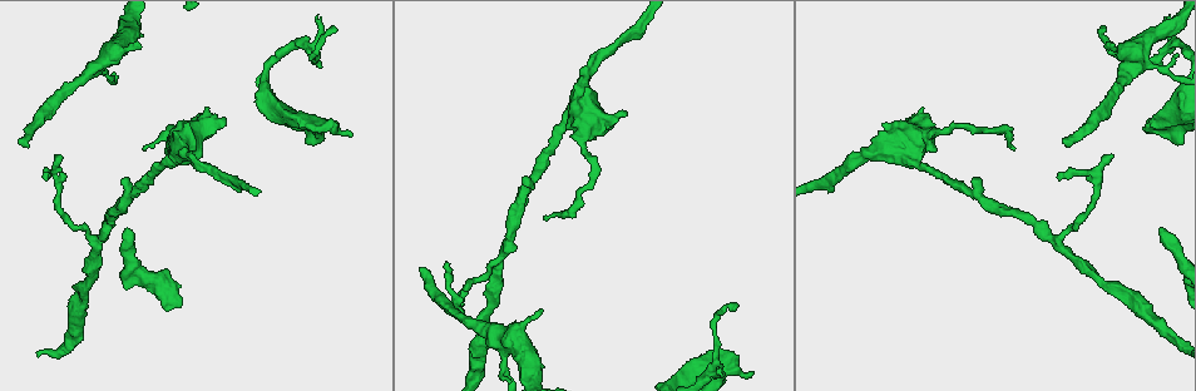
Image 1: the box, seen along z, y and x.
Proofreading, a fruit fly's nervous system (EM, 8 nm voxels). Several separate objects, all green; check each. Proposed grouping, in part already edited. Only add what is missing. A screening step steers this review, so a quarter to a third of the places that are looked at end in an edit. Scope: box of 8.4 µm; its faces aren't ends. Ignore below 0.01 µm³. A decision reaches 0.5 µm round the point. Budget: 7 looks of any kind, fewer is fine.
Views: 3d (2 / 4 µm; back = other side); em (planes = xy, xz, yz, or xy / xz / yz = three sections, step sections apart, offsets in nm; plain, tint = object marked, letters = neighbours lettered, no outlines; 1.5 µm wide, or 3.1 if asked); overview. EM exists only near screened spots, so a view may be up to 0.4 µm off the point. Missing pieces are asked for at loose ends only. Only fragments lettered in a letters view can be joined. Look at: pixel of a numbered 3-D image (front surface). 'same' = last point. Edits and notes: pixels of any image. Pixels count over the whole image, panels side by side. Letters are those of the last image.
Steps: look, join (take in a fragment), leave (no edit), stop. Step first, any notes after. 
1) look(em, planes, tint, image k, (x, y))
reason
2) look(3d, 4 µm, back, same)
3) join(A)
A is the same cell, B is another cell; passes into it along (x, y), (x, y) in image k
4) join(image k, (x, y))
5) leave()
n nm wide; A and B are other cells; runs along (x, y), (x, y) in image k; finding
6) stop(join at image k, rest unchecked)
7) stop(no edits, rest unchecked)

look(em, planes, tint, image 1, (350, 136))
stops while still wide

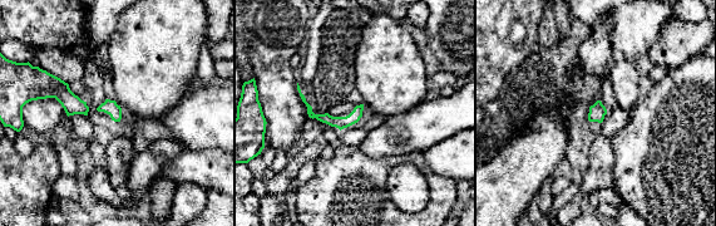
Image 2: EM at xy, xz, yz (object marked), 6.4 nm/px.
look(em, planes, letters, same)
what lies round it

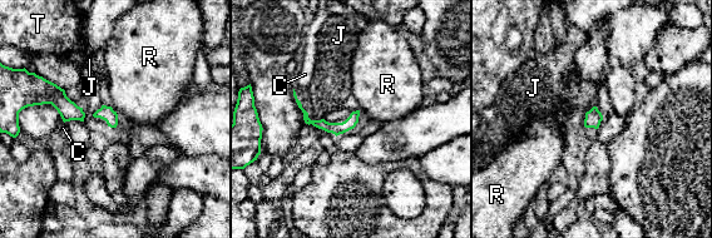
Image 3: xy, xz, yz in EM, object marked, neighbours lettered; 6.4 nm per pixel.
leave()
C touches over 180 nm; C, J, R and T are other cells; no lettered fragment goes on from it

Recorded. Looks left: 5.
look(3d, 2 µm, back, image 1, (1105, 46))

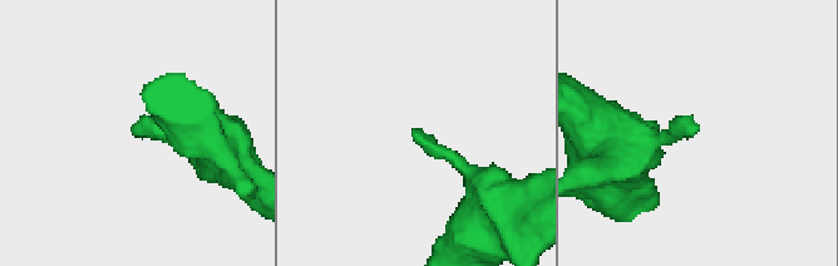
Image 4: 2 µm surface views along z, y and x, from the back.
look(em, xy, step 4, tint, image 4, (418, 128))

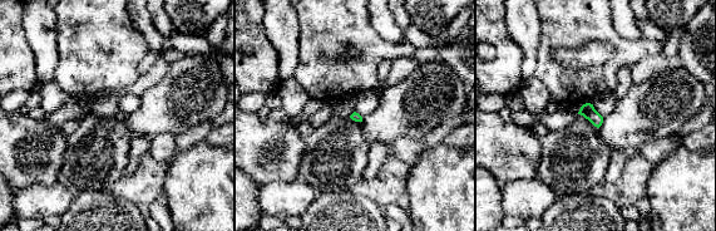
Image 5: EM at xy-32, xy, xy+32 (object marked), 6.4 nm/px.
look(em, planes, letters, same)

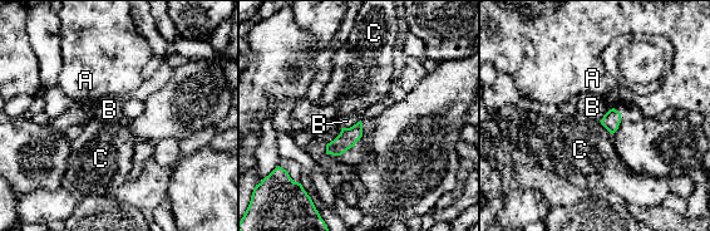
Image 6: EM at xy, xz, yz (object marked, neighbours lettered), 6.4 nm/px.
leave()
120 nm wide; B touches over 140 nm; A, B and C are other cells; none of them fits

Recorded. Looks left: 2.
look(3d, 4 µm, image 1, (127, 231))
branch stops here

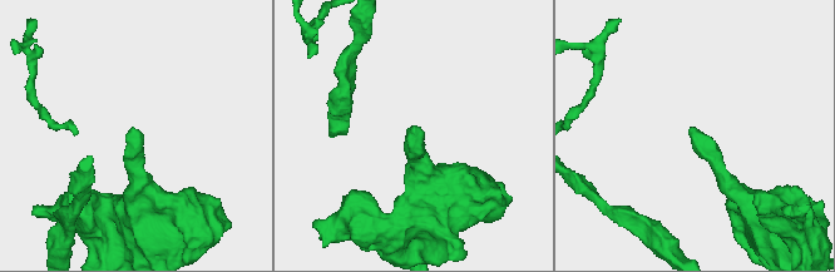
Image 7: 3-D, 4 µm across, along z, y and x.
look(em, planes, letters, image 7, (411, 129))
shape alone is not enough

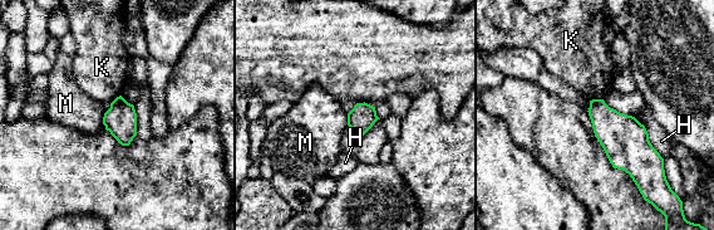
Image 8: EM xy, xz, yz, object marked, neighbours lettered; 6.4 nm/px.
leave()
170 nm wide; H, K and M are other cells; border along (106, 112), (102, 123) in image 8; no lettered fragment goes on from it

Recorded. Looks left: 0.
stop(no edits, rest unchecked)

